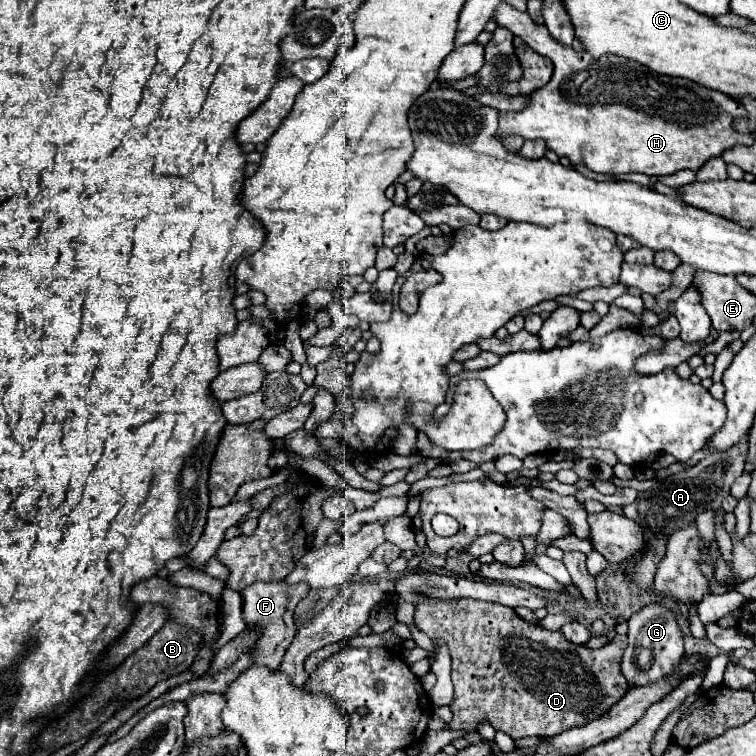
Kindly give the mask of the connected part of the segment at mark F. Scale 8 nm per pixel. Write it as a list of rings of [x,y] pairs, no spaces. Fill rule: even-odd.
[[[283,580],[281,582],[255,582],[249,588],[241,592],[243,596],[243,620],[249,628],[257,628],[261,632],[257,644],[251,648],[251,658],[253,664],[267,666],[269,670],[277,670],[285,650],[295,638],[295,622],[293,622],[293,610],[297,602],[307,596],[307,584],[295,584],[287,586]]]

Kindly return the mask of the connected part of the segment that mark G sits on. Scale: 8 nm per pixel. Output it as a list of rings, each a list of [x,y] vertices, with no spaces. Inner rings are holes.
[[[645,606],[629,618],[629,644],[621,658],[621,672],[631,686],[647,686],[661,678],[673,676],[675,668],[683,662],[683,634],[677,626],[673,610],[667,606]]]

